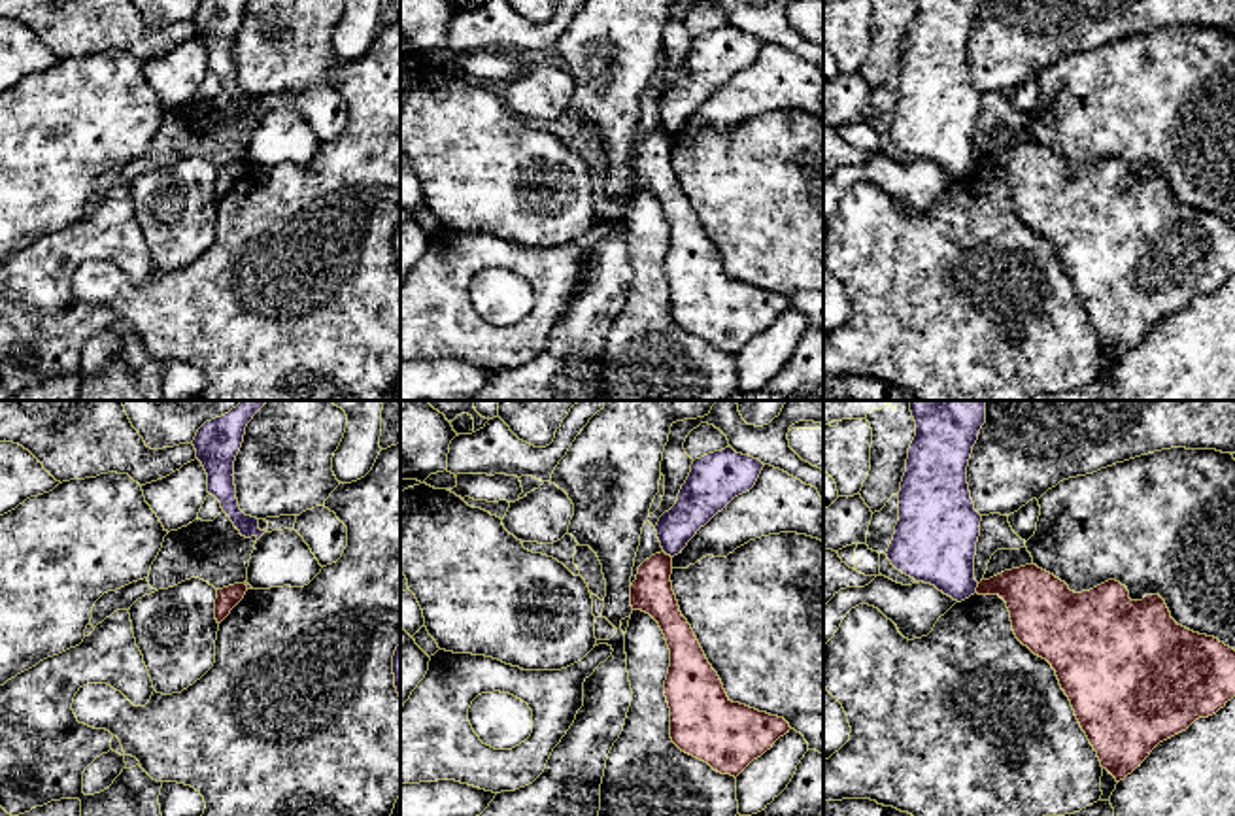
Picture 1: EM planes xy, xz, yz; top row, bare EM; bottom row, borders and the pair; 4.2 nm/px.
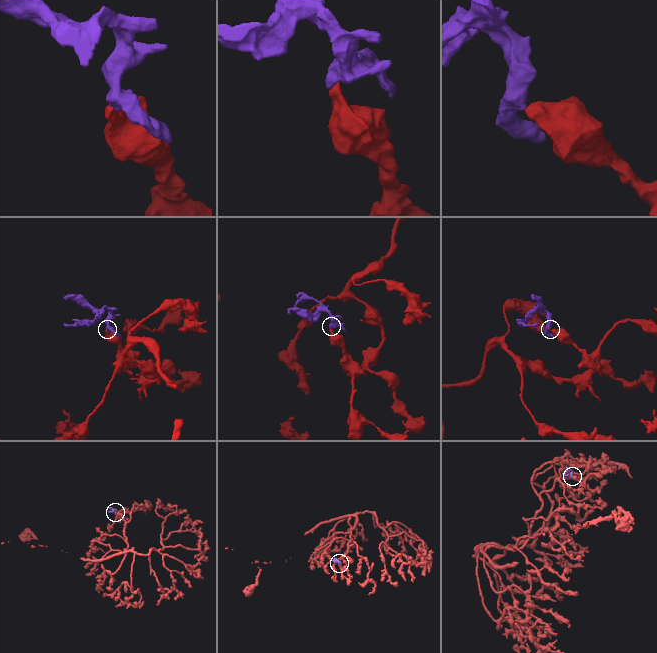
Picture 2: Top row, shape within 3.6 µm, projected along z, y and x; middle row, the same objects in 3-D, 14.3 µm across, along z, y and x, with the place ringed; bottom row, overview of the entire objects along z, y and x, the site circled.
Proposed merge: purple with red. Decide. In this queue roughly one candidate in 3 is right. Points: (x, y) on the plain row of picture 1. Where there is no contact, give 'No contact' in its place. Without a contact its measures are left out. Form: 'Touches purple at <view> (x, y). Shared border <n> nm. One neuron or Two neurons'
Touches purple at xz (667, 131). Shared border 50 nm. Two neurons

